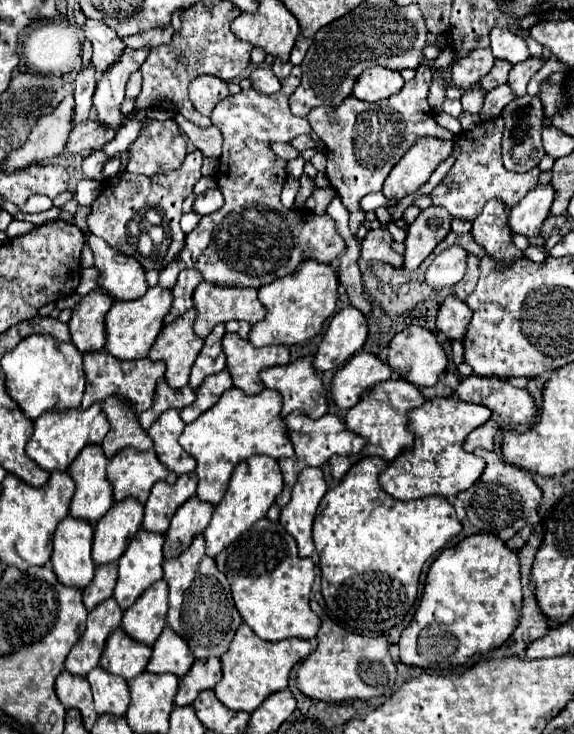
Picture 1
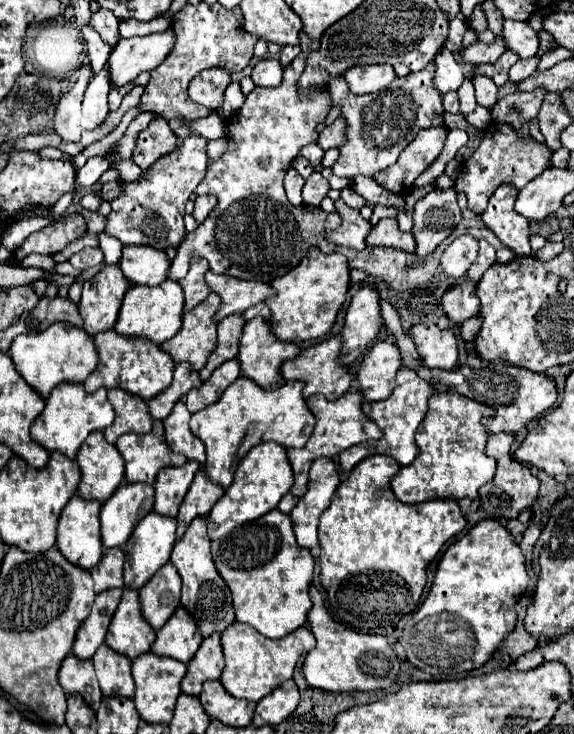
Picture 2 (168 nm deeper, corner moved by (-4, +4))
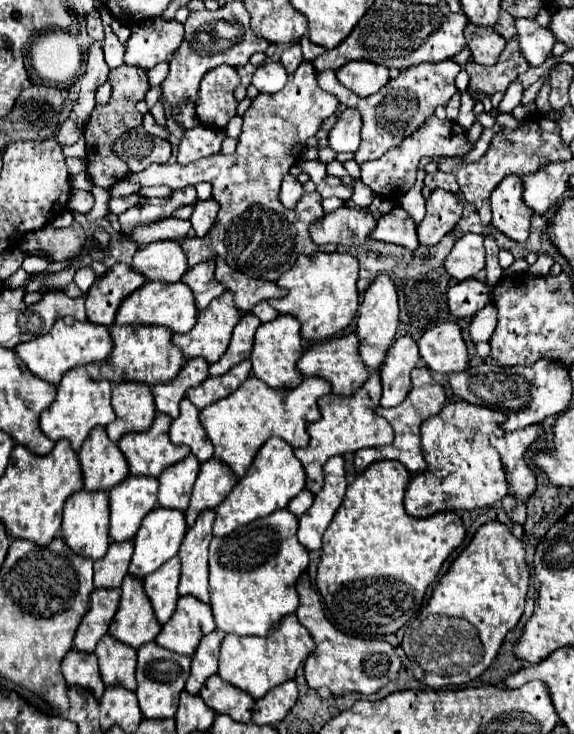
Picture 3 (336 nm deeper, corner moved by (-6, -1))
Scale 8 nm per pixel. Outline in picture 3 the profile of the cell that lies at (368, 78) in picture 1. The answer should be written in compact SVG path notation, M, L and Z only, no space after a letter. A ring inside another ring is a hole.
M352 61L352 65L344 65L336 71L336 77L344 87L352 89L358 97L374 95L390 79L386 65L370 65L366 61Z

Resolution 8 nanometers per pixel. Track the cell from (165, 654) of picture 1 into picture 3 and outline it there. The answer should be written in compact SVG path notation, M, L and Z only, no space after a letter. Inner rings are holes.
M180 597L178 607L170 621L162 625L162 631L156 637L156 643L182 653L192 655L202 639L202 635L212 633L216 629L214 617L210 613L210 605L204 601L198 601L196 597Z

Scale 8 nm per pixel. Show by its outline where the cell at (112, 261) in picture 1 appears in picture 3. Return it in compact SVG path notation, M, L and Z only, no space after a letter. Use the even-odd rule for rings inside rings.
M156 241L136 251L132 267L148 281L176 283L188 271L188 261L178 241Z

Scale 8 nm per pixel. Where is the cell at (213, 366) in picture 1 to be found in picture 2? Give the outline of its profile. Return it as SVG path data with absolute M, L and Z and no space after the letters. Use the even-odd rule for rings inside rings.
M230 314L224 320L218 322L218 344L216 344L214 352L210 354L206 366L200 370L200 380L202 382L206 382L220 364L236 358L238 340L242 336L242 326L244 326L242 314Z

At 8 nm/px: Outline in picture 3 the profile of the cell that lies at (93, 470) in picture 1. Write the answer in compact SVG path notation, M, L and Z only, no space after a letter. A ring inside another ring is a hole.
M104 427L90 431L78 457L84 471L84 489L88 491L110 491L112 485L118 485L130 473L124 453L106 437Z

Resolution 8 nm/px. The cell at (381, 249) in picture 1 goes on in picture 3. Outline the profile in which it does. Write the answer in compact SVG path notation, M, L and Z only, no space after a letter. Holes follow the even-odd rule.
M394 207L390 213L382 215L376 223L374 233L370 233L370 237L384 243L402 245L412 251L418 247L416 223L402 207Z

